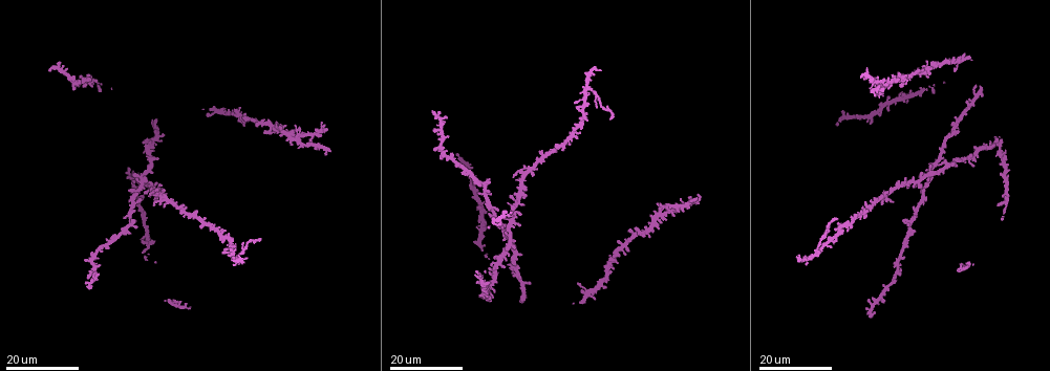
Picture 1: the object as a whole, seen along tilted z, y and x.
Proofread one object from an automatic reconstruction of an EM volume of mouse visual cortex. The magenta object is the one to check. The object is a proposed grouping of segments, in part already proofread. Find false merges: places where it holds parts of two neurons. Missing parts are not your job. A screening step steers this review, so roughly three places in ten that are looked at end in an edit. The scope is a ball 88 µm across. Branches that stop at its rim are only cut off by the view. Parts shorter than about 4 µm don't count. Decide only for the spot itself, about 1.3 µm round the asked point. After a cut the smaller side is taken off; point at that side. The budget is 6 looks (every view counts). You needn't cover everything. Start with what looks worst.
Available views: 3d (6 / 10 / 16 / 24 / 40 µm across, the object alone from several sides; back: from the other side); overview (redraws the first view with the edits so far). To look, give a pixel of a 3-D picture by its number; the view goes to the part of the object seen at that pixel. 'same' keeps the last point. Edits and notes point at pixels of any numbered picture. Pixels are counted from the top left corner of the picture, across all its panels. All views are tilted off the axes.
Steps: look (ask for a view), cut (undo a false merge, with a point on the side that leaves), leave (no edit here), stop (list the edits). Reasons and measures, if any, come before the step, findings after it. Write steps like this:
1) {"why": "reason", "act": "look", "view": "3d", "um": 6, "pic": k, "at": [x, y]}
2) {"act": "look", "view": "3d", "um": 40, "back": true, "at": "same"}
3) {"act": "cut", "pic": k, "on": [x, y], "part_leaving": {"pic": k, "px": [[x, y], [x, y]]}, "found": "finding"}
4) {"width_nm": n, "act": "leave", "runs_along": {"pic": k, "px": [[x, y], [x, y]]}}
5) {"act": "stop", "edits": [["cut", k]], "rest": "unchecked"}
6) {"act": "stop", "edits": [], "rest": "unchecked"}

{"why": "arms run side by side", "act": "look", "view": "3d", "um": 24, "pic": 1, "at": [298, 138]}

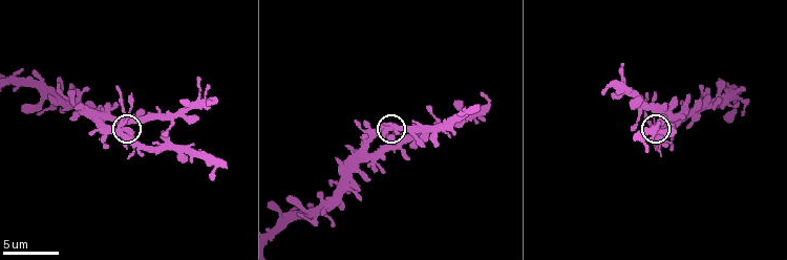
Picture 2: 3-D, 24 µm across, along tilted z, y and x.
{"act": "look", "view": "3d", "um": 10, "pic": 2, "at": [120, 130]}

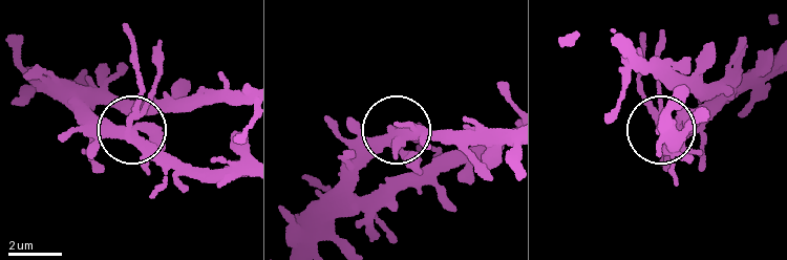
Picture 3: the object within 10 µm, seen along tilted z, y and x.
{"width_nm": 320, "act": "cut", "pic": 3, "on": [644, 101], "part_leaving": {"pic": 3, "px": [[131, 138], [140, 63], [127, 27]]}, "found": "two neurons meet here"}

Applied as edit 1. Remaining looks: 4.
{"act": "look", "view": "3d", "um": 24, "pic": 1, "at": [153, 185]}

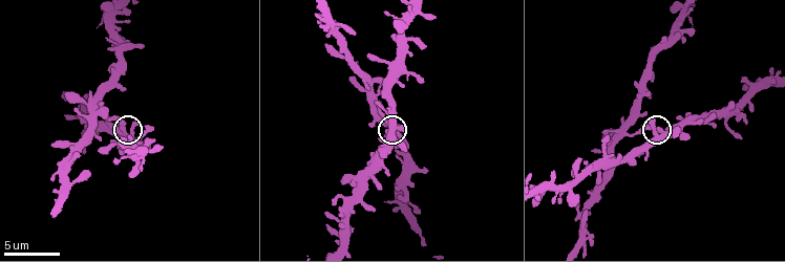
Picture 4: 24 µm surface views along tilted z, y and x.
{"act": "look", "view": "3d", "um": 10, "pic": 4, "at": [124, 129]}

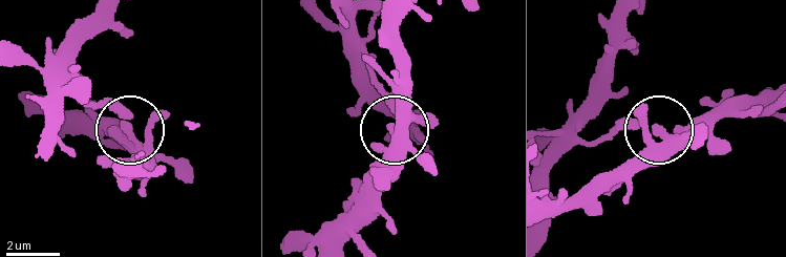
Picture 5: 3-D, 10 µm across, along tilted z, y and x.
{"act": "leave", "found": "one neuron here"}

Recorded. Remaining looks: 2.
{"act": "stop", "edits": [["cut", 3]], "rest": "unchecked"}

